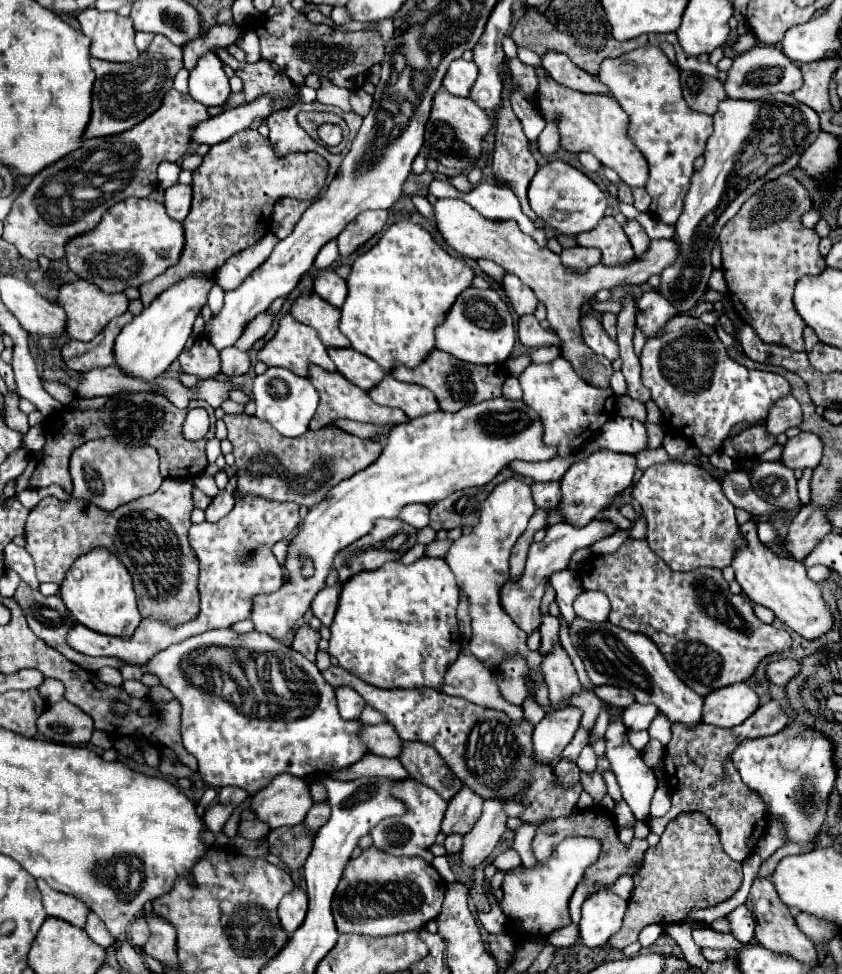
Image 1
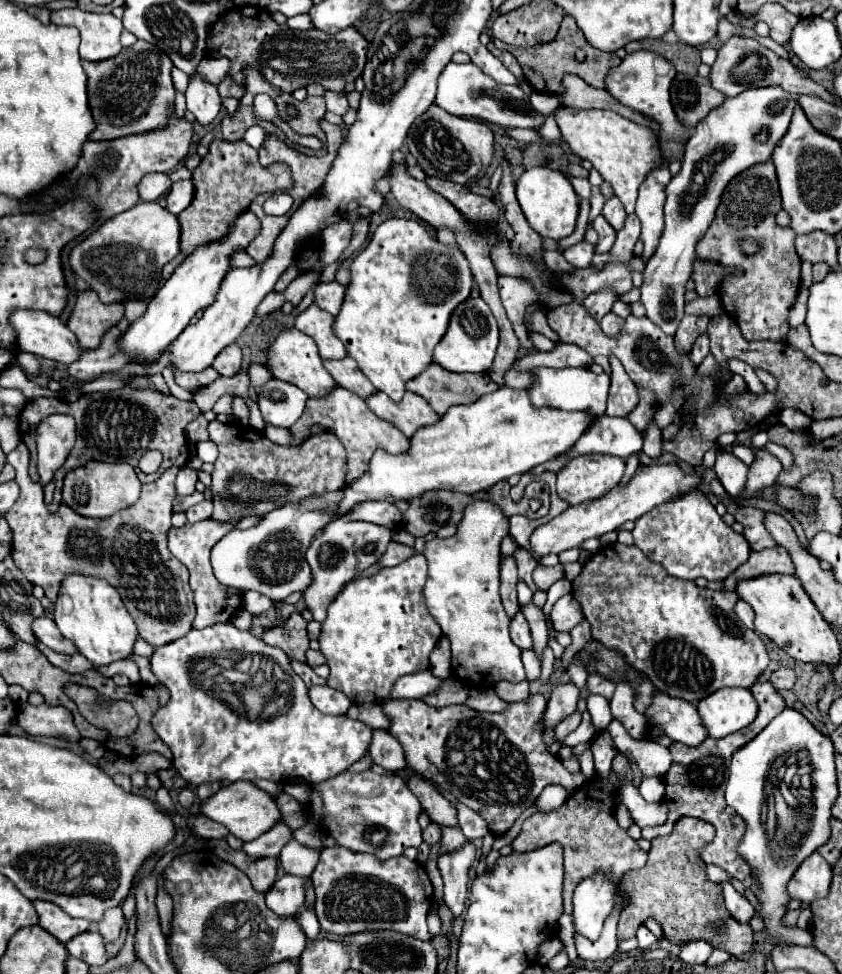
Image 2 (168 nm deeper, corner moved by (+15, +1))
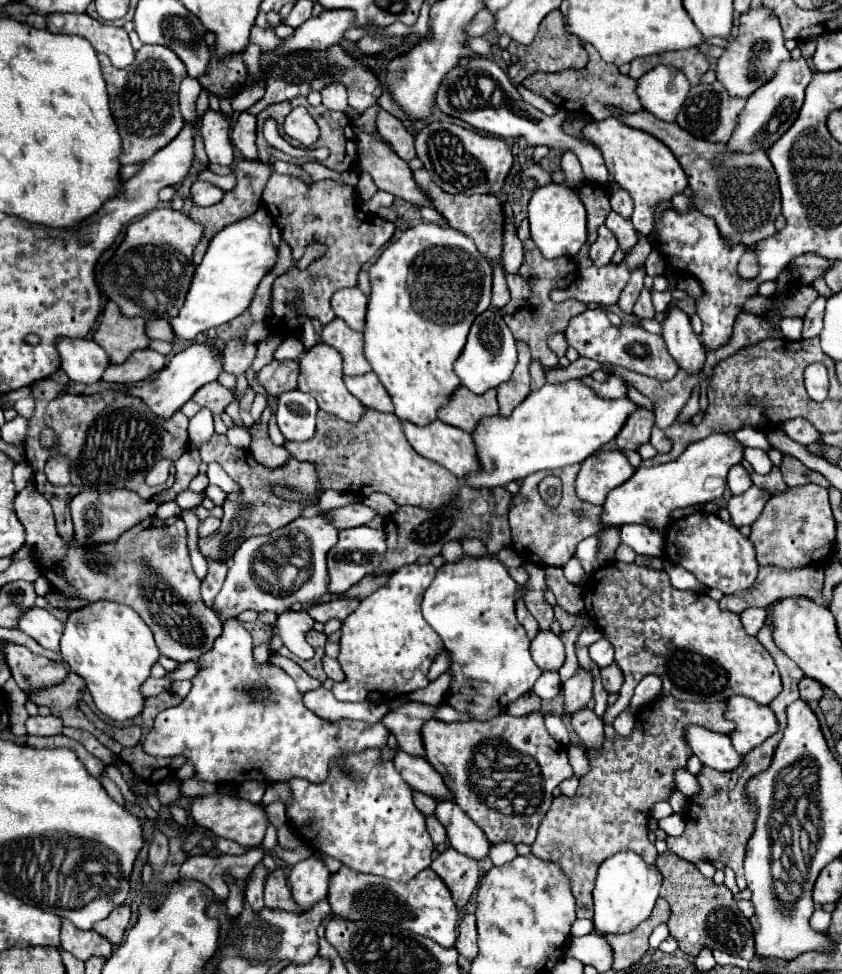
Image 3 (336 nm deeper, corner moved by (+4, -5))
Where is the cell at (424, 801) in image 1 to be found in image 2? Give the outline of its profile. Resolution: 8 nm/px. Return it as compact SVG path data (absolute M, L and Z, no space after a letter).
M343 771L321 785L313 785L313 789L321 789L327 831L337 839L339 845L351 851L373 853L385 861L389 857L403 855L407 847L419 847L423 843L421 827L417 823L423 811L421 803L399 775Z

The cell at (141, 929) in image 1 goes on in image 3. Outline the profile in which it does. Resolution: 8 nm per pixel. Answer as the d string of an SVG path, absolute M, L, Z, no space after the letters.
M122 905L118 909L114 909L104 921L96 923L92 929L96 933L100 933L102 937L106 937L112 945L118 945L122 941L126 927L128 927L128 921L130 921L130 907Z

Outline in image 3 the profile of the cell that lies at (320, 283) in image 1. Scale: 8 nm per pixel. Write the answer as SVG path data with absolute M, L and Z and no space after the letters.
M358 287L340 289L332 297L332 309L336 317L344 319L350 329L360 331L360 333L364 333L366 307L368 307L368 297Z

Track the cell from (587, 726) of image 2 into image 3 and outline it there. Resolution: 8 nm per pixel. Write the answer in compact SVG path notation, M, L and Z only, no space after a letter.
M612 561L592 573L584 585L586 615L604 631L608 641L616 649L616 663L624 671L624 685L620 689L618 701L606 709L604 723L612 723L614 717L630 705L636 683L648 673L656 673L664 681L664 693L680 701L726 701L732 695L746 695L760 705L770 705L770 701L780 695L782 681L780 673L770 659L768 651L756 637L746 635L740 615L720 611L718 603L704 593L680 591L672 587L666 571L656 571L652 567L636 563Z

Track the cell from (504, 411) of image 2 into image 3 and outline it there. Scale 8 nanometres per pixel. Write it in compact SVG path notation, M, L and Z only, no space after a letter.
M572 379L568 383L558 383L558 385L546 383L542 389L530 393L512 411L510 417L496 415L496 417L486 417L478 423L472 437L474 437L476 449L478 449L478 459L480 459L482 469L468 475L468 479L464 479L464 483L470 487L504 487L506 483L510 483L514 479L524 479L540 469L550 471L550 469L566 467L572 463L582 463L586 457L590 457L602 445L612 441L624 427L628 415L632 415L632 411L636 411L636 409L638 409L638 405L632 403L628 397L620 397L620 399L598 397L580 379Z

